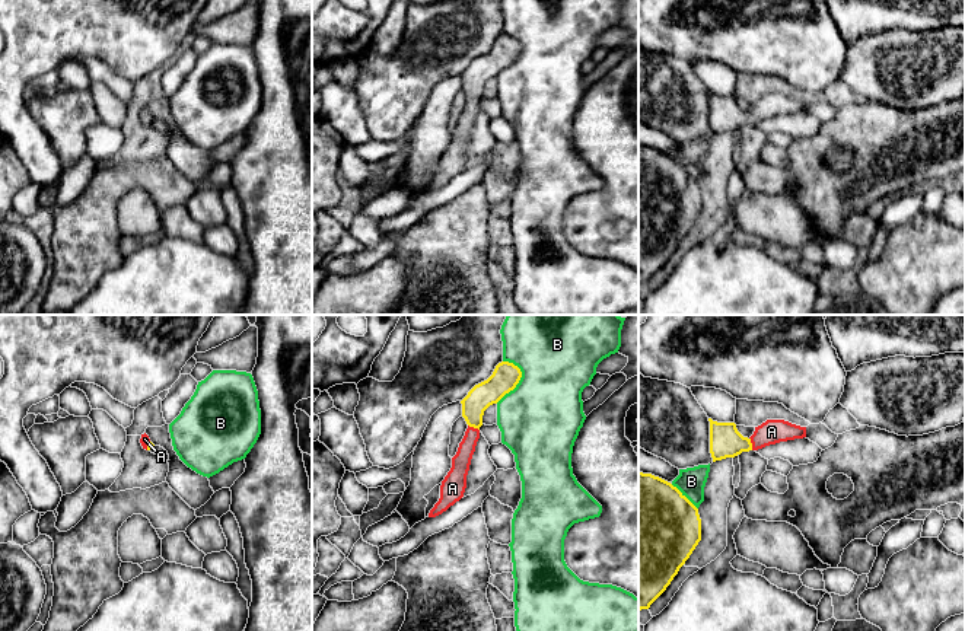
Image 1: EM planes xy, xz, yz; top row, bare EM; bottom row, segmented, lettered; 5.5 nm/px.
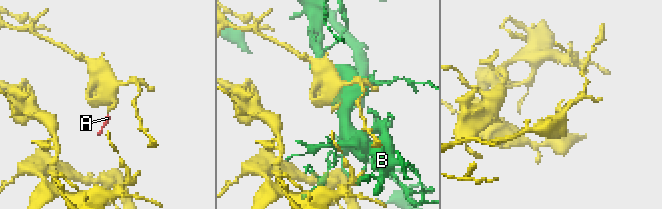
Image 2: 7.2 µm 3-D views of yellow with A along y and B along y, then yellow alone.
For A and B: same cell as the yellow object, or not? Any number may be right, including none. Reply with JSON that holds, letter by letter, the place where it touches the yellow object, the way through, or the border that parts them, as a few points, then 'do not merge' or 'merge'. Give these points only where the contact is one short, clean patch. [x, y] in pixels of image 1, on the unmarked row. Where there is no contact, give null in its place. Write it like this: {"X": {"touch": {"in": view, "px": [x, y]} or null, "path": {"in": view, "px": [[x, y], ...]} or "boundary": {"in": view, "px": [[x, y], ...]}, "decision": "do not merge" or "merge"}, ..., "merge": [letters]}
{"A": {"touch": {"in": "yz", "px": [751, 117]}, "path": {"in": "yz", "px": [[725, 114], [729, 117], [751, 117], [771, 105]]}, "decision": "merge"}, "B": {"touch": {"in": "xz", "px": [518, 56]}, "decision": "do not merge"}, "merge": ["A"]}

